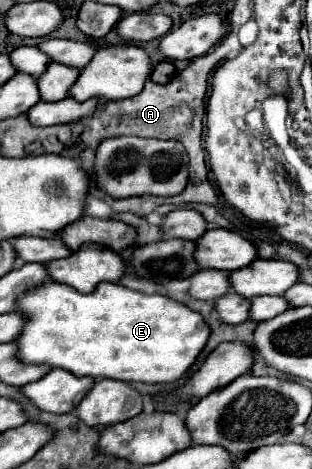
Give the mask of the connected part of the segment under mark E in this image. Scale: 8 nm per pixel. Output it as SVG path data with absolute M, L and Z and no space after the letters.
M45 282L39 290L31 290L19 300L19 310L27 316L27 326L17 338L19 358L27 364L49 364L53 368L63 368L75 376L93 376L93 378L115 378L125 382L143 382L143 380L171 380L177 382L183 378L189 368L195 364L203 346L207 344L207 324L203 316L185 304L161 296L161 294L143 294L121 284L101 282L95 292L81 294L75 288L59 282Z

